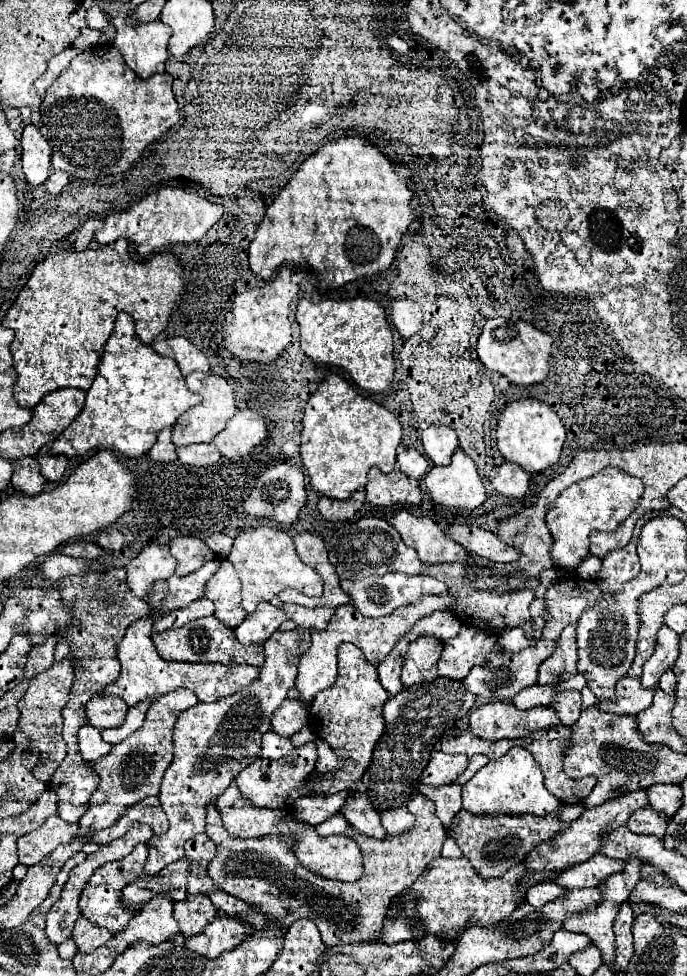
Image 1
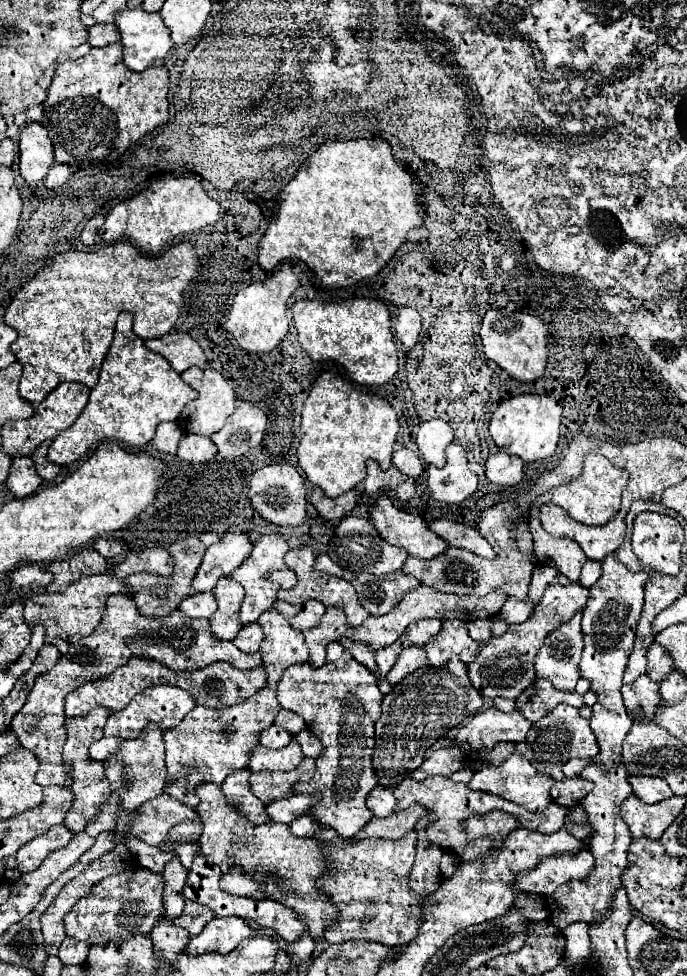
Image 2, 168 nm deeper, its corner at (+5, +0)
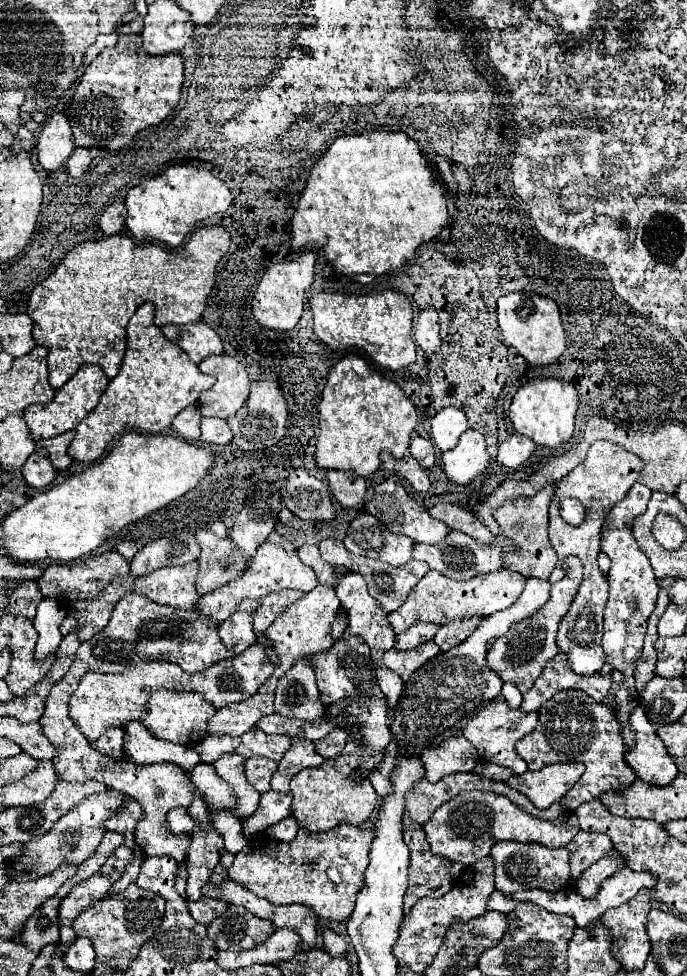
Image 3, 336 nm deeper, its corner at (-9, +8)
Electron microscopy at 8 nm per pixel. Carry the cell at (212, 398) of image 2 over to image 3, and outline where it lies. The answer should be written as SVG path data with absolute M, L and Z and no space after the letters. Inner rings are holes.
M210 356L198 364L200 372L216 376L216 384L202 392L198 406L204 418L232 418L250 392L250 378L244 366L232 356Z

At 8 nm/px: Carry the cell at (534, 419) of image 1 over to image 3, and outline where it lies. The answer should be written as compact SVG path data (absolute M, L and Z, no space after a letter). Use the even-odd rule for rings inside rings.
M540 378L524 384L510 404L510 420L518 434L528 436L538 446L558 446L570 440L574 430L574 416L578 408L578 394L570 382L556 378Z

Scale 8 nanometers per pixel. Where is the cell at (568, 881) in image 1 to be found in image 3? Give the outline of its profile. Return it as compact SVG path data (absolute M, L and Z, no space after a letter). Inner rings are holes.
M498 842L492 846L490 856L494 858L496 870L496 890L504 894L514 894L520 890L548 890L558 892L570 884L570 850L568 848L546 848L542 844L530 842Z

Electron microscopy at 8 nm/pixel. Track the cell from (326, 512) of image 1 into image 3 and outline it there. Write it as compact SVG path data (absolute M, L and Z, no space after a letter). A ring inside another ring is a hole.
M328 470L328 486L334 498L346 508L354 508L362 504L366 496L366 488L368 488L364 478L358 478L342 470Z

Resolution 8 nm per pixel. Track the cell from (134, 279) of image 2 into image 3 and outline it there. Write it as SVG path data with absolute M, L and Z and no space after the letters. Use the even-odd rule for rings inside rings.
M210 226L210 228L200 228L196 232L192 232L190 240L186 242L186 246L180 246L180 248L164 248L160 244L154 244L154 242L134 242L130 240L128 236L120 236L120 234L114 234L114 236L108 236L108 238L102 238L102 240L88 240L88 242L82 242L78 244L76 248L70 250L70 254L64 256L64 266L58 266L52 274L43 282L45 286L36 286L32 292L30 292L30 298L28 298L28 316L34 320L34 330L32 330L32 338L36 344L42 344L48 348L48 382L50 386L56 390L60 388L64 382L68 382L74 372L84 366L84 364L96 364L104 370L104 374L108 378L114 378L118 374L118 368L120 368L120 362L122 362L122 356L124 356L124 350L126 350L126 324L128 320L134 316L136 308L144 302L152 302L156 306L156 316L154 316L154 324L156 326L166 326L166 324L186 324L186 322L196 322L206 306L206 298L210 296L212 288L214 288L214 278L216 278L216 266L220 262L220 258L228 252L230 248L230 234L226 228L222 226Z

